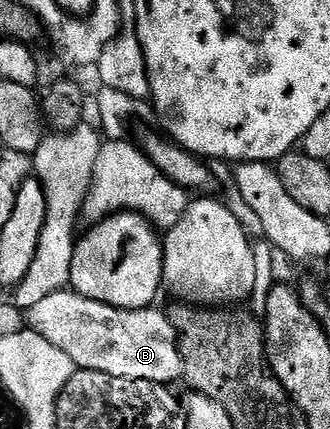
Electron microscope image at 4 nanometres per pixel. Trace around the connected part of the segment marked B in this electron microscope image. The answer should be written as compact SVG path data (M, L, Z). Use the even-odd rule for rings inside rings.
M64 288L29 306L27 313L30 314L25 324L44 335L54 347L60 347L77 368L104 371L120 379L154 381L164 386L183 376L178 332L169 316L158 307L117 309Z

